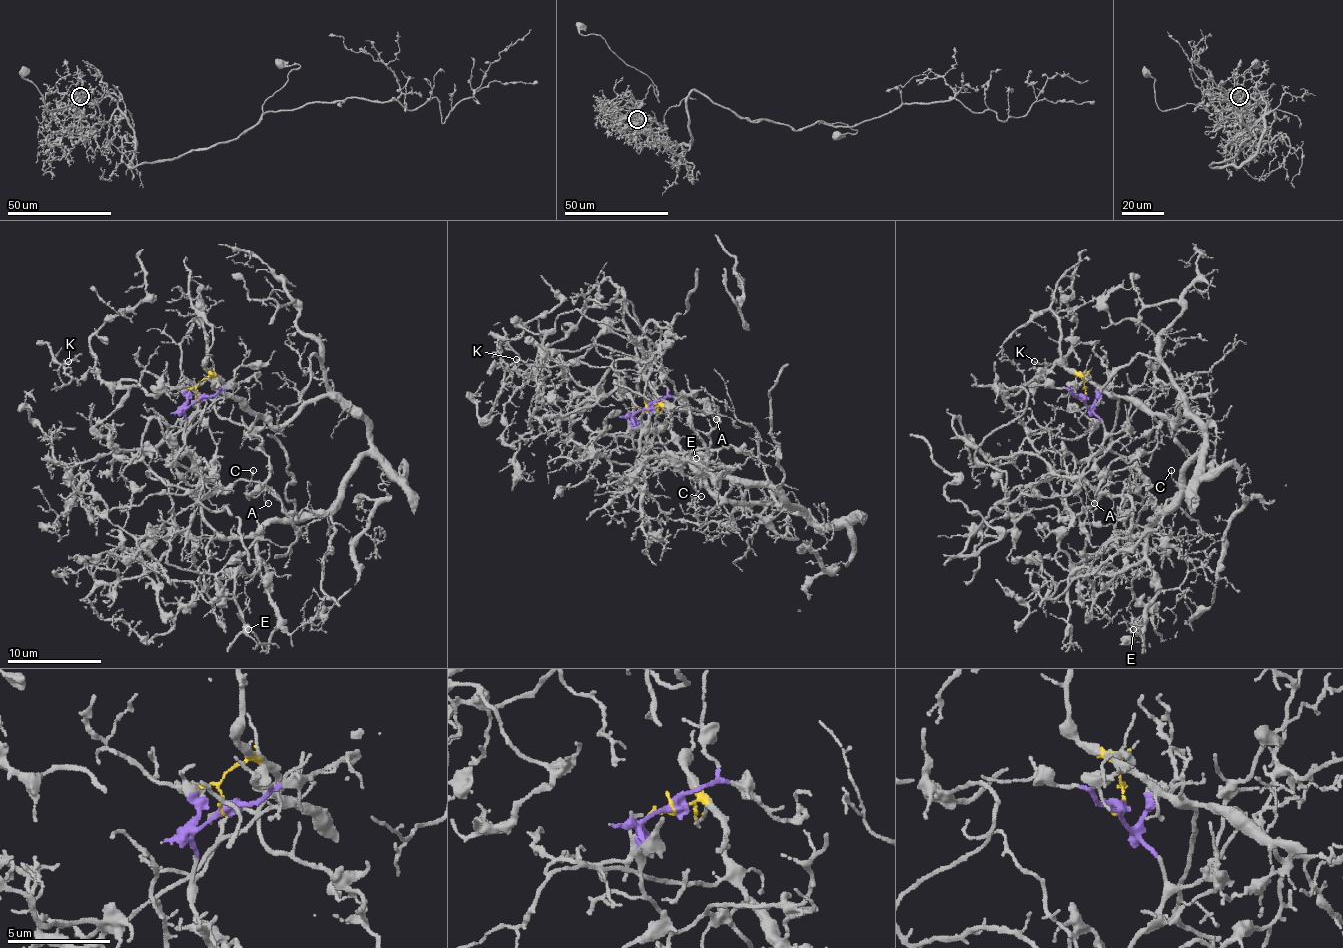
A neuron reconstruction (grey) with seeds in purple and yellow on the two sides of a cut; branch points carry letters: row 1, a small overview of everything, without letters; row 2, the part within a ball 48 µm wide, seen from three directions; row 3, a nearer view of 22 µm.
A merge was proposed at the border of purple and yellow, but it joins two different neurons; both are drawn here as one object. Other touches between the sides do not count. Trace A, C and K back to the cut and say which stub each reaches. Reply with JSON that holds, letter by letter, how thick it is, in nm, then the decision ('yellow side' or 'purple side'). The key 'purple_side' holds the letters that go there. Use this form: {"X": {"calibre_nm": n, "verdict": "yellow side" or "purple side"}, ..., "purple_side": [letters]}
{"A": {"calibre_nm": 90, "verdict": "purple side"}, "C": {"calibre_nm": 90, "verdict": "yellow side"}, "K": {"calibre_nm": 110, "verdict": "purple side"}, "purple_side": ["A", "K"]}

